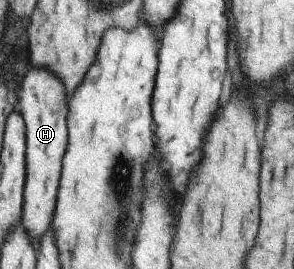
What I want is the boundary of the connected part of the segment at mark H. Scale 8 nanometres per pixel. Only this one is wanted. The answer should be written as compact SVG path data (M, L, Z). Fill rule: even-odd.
M29 69L20 83L16 110L25 126L25 179L20 223L34 248L51 226L58 190L60 160L66 146L66 96L62 84L50 71Z

